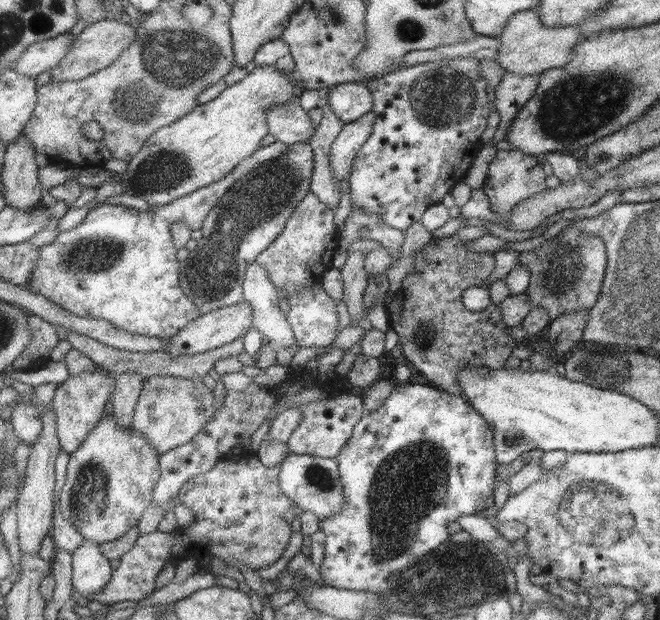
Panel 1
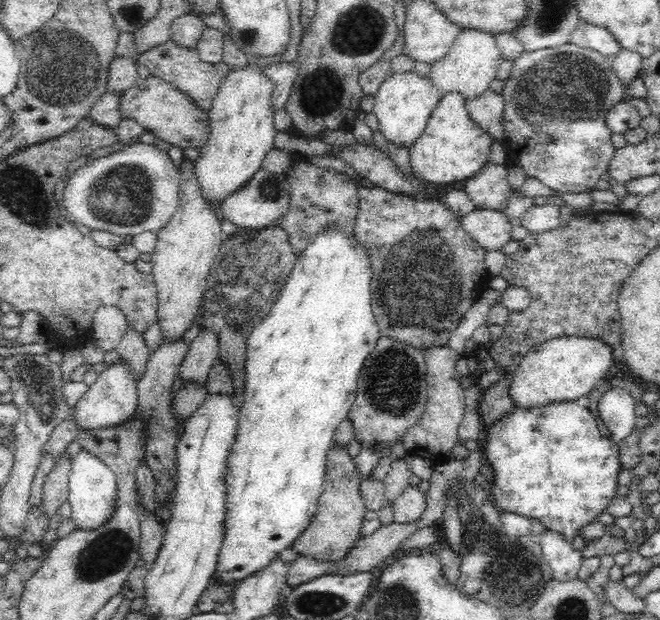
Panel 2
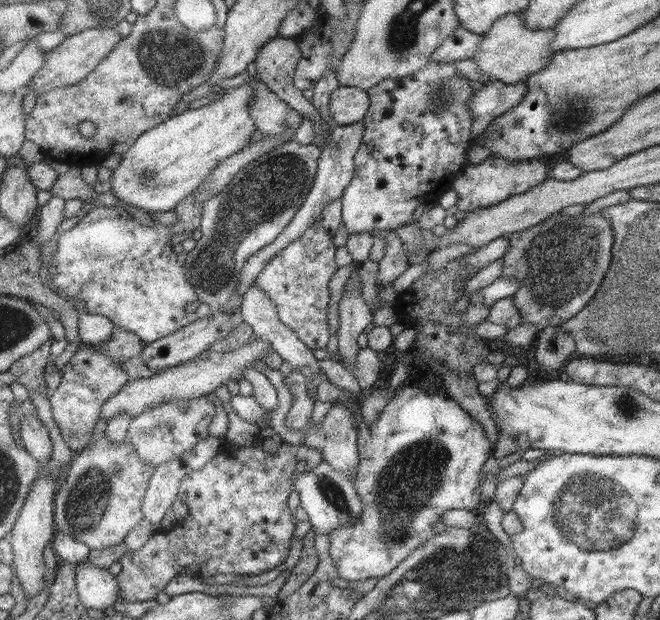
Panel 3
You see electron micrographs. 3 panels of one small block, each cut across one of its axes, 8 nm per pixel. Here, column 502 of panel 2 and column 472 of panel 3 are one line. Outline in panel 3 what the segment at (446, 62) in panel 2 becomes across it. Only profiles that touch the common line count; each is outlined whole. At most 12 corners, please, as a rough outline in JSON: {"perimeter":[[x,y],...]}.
{"perimeter":[[517,12],[481,35],[470,61],[516,84],[549,65],[555,30]]}

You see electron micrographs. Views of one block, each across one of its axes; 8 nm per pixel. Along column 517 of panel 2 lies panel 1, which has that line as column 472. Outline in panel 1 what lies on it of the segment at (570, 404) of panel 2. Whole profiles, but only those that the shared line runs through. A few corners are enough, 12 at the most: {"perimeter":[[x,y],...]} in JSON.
{"perimeter":[[394,383],[335,456],[324,585],[387,593],[494,494],[493,428]]}

